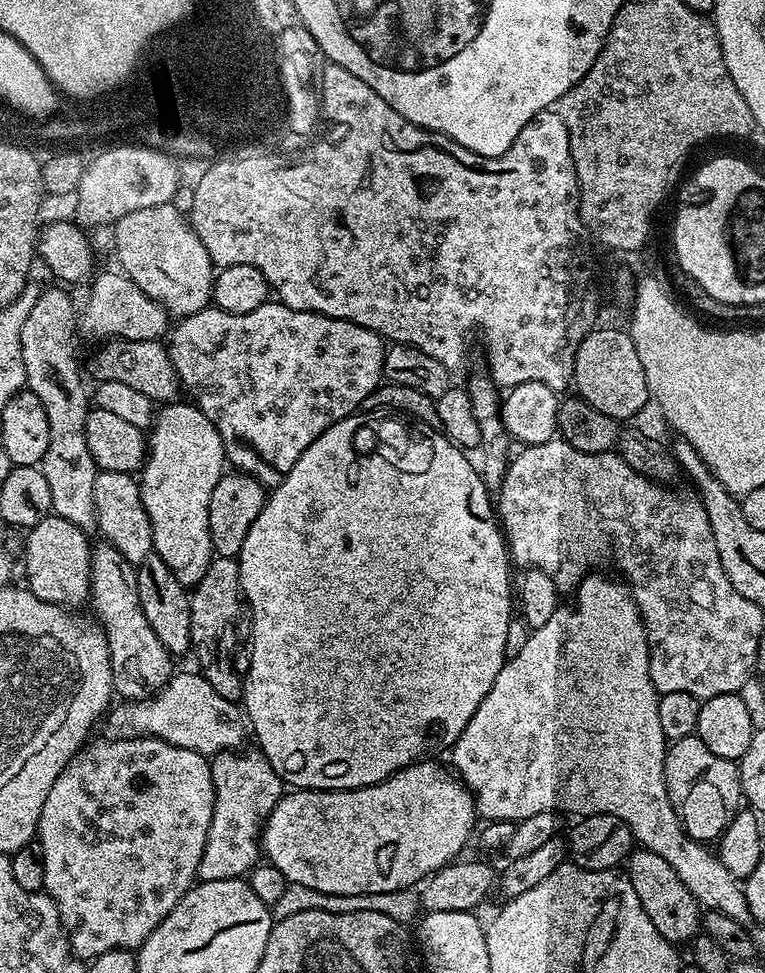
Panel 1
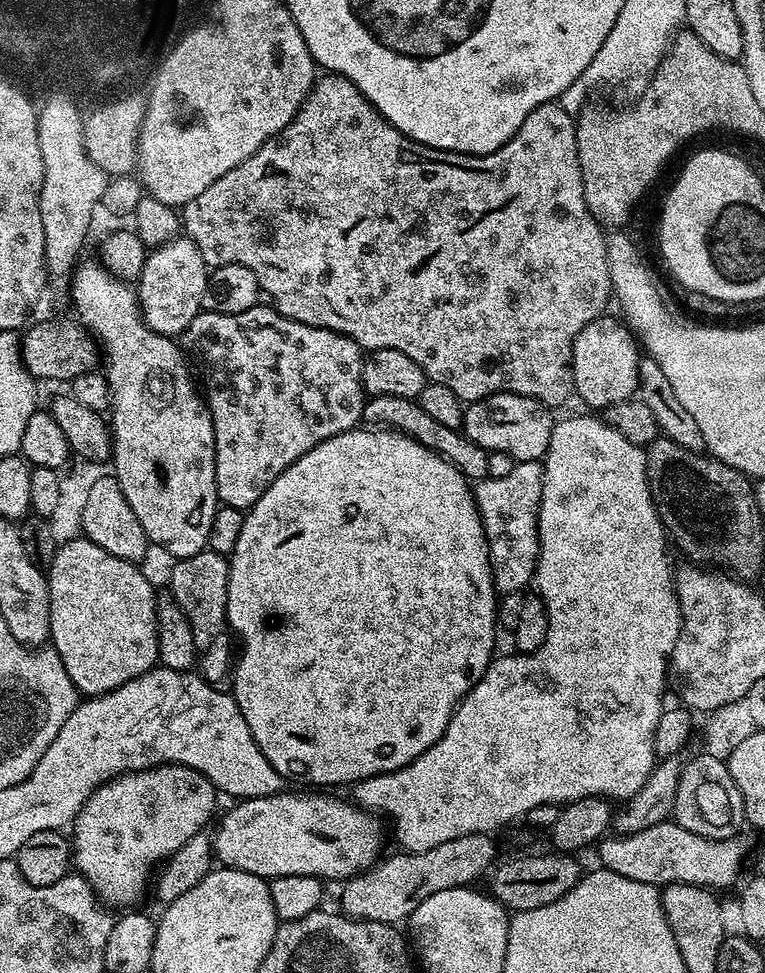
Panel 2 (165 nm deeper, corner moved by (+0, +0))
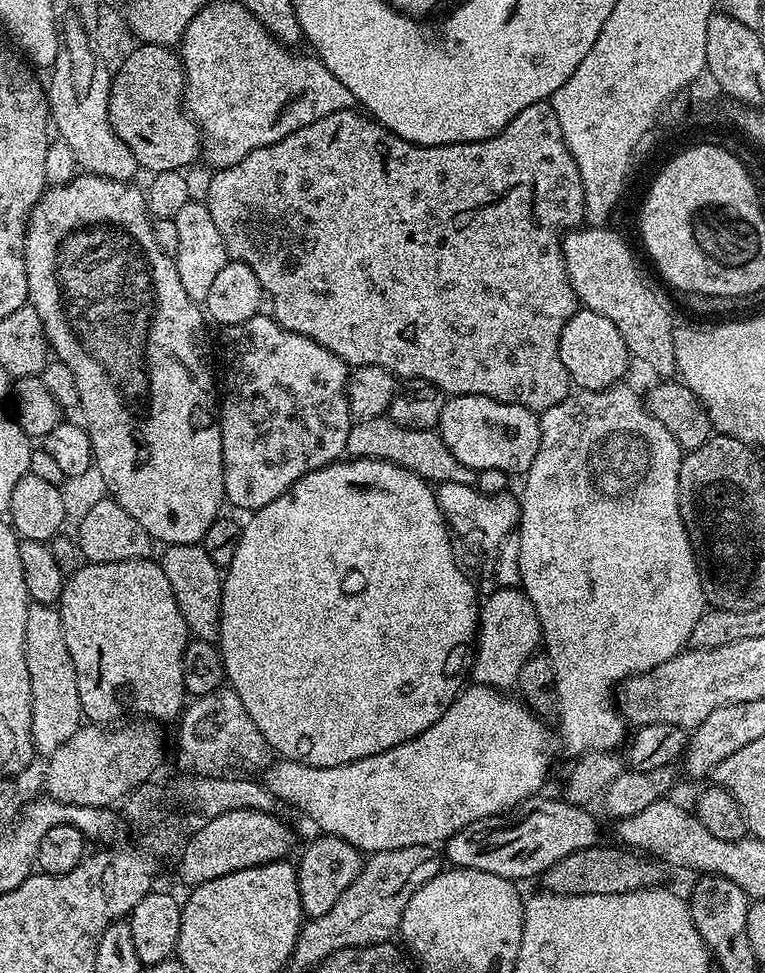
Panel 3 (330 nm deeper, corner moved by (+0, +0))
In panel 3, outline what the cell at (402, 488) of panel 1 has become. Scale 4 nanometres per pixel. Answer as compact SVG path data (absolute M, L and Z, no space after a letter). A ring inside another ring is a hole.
M341 458L335 464L327 464L294 482L281 496L274 498L266 506L262 506L257 512L251 513L243 525L240 537L238 538L238 551L234 553L234 562L223 573L224 589L222 590L222 614L220 615L220 638L218 647L220 657L224 660L224 674L227 683L242 698L242 706L246 706L246 714L254 718L254 726L266 738L269 749L277 757L302 762L306 766L315 768L329 768L330 766L342 766L362 758L370 758L390 750L407 740L413 740L422 730L434 726L442 714L446 714L448 707L455 702L469 679L472 670L472 660L476 656L476 638L480 627L480 605L481 601L476 600L476 588L468 581L469 573L461 568L452 550L452 538L448 530L448 523L444 520L442 510L436 501L436 494L433 485L429 481L422 479L418 474L406 470L397 464L391 464L385 460L357 460L355 458Z

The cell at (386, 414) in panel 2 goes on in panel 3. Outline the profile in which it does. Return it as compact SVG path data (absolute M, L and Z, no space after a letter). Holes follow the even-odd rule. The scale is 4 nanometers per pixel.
M386 414L378 418L355 421L346 437L346 453L357 460L385 460L397 464L436 486L446 482L471 485L477 483L475 470L470 466L462 466L462 462L458 462L458 458L450 454L450 446L442 442L439 431L431 428L410 430L406 426L398 426L398 422L394 422Z

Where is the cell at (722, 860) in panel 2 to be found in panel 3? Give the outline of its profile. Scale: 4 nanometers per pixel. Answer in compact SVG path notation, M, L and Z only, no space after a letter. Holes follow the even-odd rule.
M537 794L524 800L517 808L510 808L498 816L487 816L454 834L443 845L442 852L449 865L458 868L486 870L486 874L498 874L498 878L506 878L513 882L528 880L531 876L543 877L543 874L554 862L562 862L566 854L574 850L592 848L598 843L596 836L596 820L588 813L587 807L571 804L569 800L557 798L551 800L545 794Z

